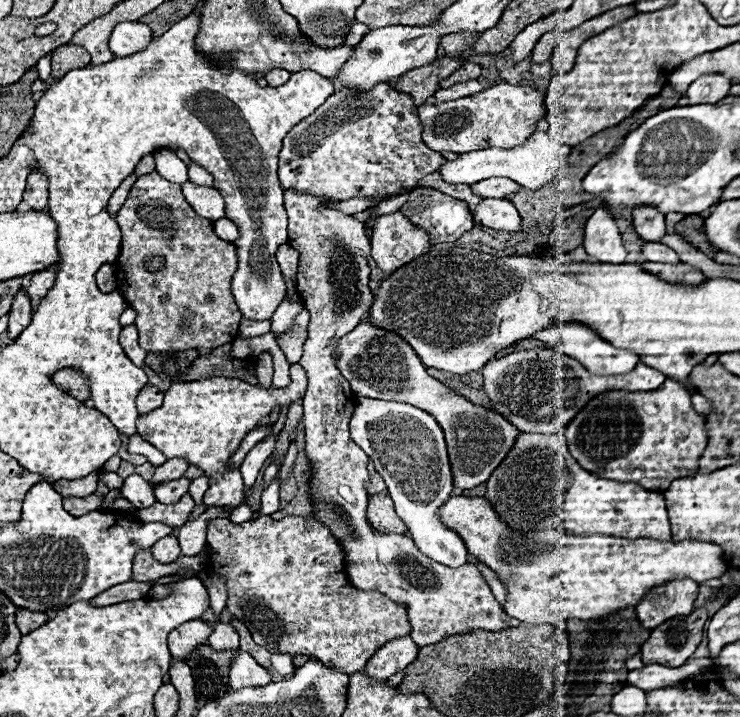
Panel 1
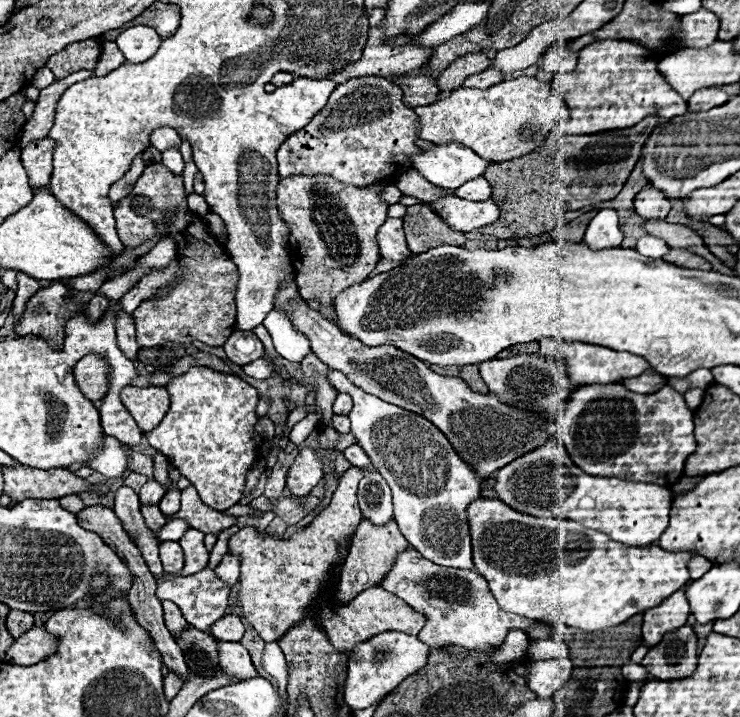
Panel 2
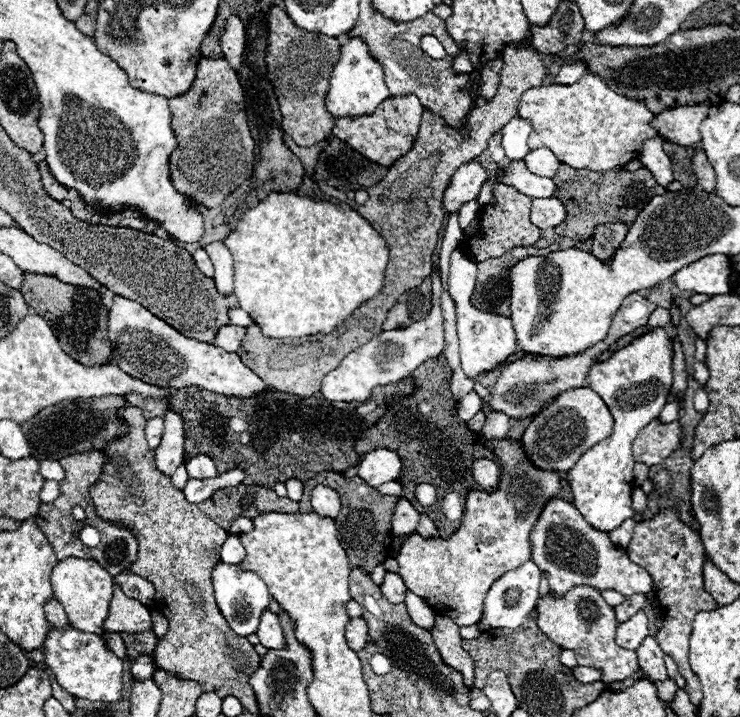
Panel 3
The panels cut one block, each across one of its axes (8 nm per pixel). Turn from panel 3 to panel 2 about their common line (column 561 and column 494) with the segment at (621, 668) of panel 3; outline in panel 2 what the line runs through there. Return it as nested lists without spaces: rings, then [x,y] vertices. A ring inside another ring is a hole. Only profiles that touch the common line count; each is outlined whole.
[[[408,548],[396,556],[392,570],[384,576],[380,586],[402,598],[416,612],[424,614],[426,624],[420,630],[418,638],[430,648],[462,646],[490,650],[492,646],[502,646],[510,630],[518,628],[528,632],[528,626],[534,624],[528,618],[500,610],[488,588],[488,582],[478,572],[438,566],[434,562],[428,562],[414,548]]]

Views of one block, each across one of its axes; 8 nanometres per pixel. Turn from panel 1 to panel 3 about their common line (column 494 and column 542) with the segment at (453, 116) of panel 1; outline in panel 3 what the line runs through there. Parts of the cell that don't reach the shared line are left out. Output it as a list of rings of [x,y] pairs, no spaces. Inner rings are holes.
[[[592,72],[576,84],[544,84],[526,90],[518,104],[518,114],[532,120],[534,132],[528,142],[532,150],[550,148],[560,162],[594,172],[606,172],[636,160],[644,140],[658,136],[656,128],[650,126],[654,112],[646,108],[644,100],[614,92],[602,76]]]

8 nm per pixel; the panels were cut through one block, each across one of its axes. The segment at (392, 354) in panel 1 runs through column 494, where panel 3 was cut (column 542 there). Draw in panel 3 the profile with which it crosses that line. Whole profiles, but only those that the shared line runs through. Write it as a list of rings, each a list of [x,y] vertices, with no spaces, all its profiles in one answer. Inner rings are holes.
[[[572,388],[560,394],[560,398],[542,410],[522,434],[522,444],[530,460],[542,470],[568,472],[578,458],[590,450],[590,446],[602,442],[612,434],[614,418],[604,400],[590,388]]]

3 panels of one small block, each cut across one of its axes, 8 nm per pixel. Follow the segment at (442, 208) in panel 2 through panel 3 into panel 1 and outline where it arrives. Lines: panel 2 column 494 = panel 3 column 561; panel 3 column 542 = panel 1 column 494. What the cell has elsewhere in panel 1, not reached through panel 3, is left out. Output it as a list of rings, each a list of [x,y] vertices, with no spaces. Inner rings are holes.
[[[486,198],[476,210],[472,210],[472,220],[476,226],[492,230],[520,230],[520,216],[512,202],[502,198]]]

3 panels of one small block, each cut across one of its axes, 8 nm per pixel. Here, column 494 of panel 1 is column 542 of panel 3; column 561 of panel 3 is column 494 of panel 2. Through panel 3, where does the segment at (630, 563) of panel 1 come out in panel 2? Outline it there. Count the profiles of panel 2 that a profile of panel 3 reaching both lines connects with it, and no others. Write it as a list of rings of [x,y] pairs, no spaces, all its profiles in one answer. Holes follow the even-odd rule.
[[[478,498],[476,502],[468,504],[466,516],[472,536],[476,572],[488,580],[490,590],[494,598],[498,598],[502,610],[532,618],[536,622],[562,622],[584,632],[598,632],[628,620],[632,614],[658,606],[668,594],[672,594],[672,590],[678,590],[690,582],[688,562],[696,556],[696,552],[674,554],[656,544],[626,546],[576,522],[520,514],[494,498]]]

